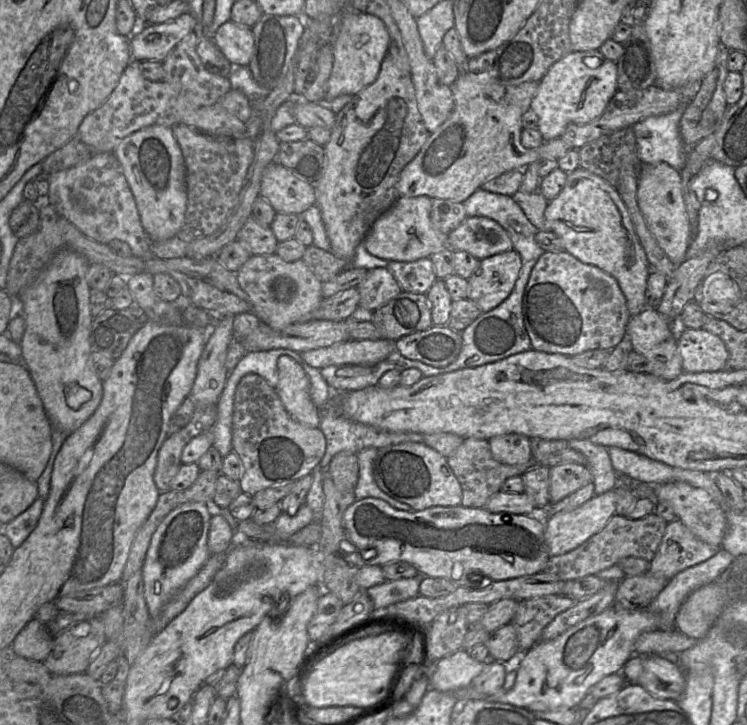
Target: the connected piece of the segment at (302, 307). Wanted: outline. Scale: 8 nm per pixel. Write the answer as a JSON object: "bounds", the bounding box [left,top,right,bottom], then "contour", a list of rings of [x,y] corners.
{"bounds":[236,254,324,330],"contour":[[[277,254],[251,255],[236,273],[241,289],[253,304],[260,322],[274,330],[312,320],[312,313],[324,299],[322,282],[302,260],[287,262]]]}

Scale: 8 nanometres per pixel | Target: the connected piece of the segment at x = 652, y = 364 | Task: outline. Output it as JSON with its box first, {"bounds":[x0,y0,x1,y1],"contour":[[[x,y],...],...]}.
{"bounds":[626,308,682,381],"contour":[[[645,308],[639,314],[632,316],[626,328],[626,341],[630,350],[642,354],[649,363],[649,371],[659,378],[670,381],[682,372],[682,358],[676,340],[670,330],[670,324],[656,310]]]}

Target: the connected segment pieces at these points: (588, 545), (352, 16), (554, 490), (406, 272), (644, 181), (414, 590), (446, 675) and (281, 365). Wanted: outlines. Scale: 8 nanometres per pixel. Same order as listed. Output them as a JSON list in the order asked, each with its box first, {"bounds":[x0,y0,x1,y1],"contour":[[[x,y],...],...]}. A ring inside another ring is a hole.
[{"bounds":[543,512,667,581],"contour":[[[654,512],[640,519],[614,515],[600,532],[580,546],[568,553],[551,557],[543,572],[569,581],[597,575],[627,557],[642,558],[651,562],[659,548],[666,526],[667,522]]]},{"bounds":[324,9,389,103],"contour":[[[344,9],[333,23],[333,66],[327,82],[324,103],[343,95],[355,95],[373,83],[389,50],[389,33],[377,16]]]},{"bounds":[549,463,593,504],"contour":[[[564,463],[550,468],[549,503],[554,504],[593,482],[585,465]]]},{"bounds":[387,258,438,294],"contour":[[[430,258],[413,262],[389,261],[387,269],[405,292],[426,294],[438,279]]]},{"bounds":[637,162,691,265],"contour":[[[663,162],[642,164],[638,179],[637,202],[649,230],[667,257],[675,265],[684,262],[691,243],[691,228],[682,192],[680,171]]]},{"bounds":[365,577,422,612],"contour":[[[422,577],[404,578],[386,581],[365,591],[374,605],[374,611],[380,612],[392,604],[403,602],[419,595]]]},{"bounds":[427,649,487,693],"contour":[[[460,649],[432,664],[427,670],[429,689],[445,693],[455,693],[469,687],[484,670],[487,662],[479,662],[469,651]]]},{"bounds":[275,356,321,428],"contour":[[[280,356],[277,367],[279,379],[275,390],[287,412],[301,424],[318,428],[321,422],[321,413],[310,397],[310,383],[303,367],[290,356]]]}]

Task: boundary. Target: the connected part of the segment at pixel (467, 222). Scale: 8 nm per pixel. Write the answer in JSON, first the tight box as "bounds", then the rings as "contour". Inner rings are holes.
{"bounds":[447,216,513,260],"contour":[[[468,216],[447,235],[447,244],[453,251],[466,251],[478,260],[513,249],[507,231],[482,216]]]}

